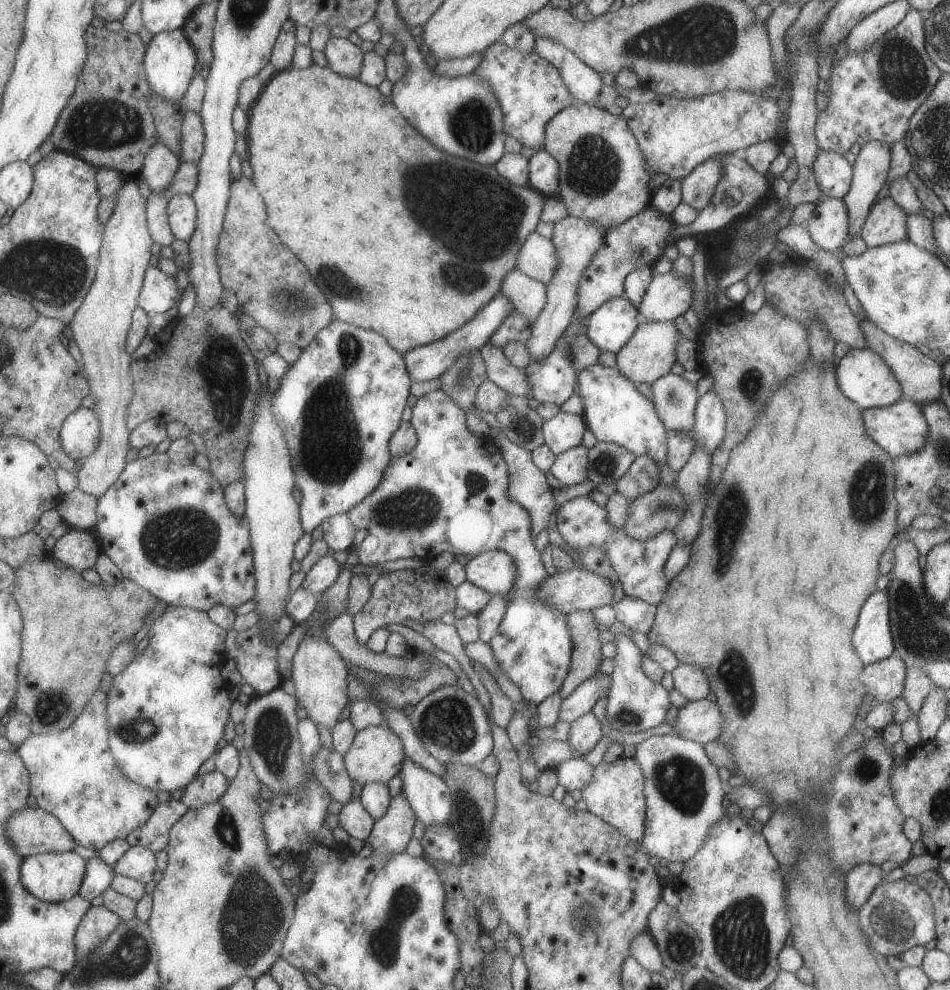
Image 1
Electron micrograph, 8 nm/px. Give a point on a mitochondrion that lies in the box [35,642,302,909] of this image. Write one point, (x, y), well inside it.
(271, 734)

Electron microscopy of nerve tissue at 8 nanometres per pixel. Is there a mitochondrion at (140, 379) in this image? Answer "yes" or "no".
no

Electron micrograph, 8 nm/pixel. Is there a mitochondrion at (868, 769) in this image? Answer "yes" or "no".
yes

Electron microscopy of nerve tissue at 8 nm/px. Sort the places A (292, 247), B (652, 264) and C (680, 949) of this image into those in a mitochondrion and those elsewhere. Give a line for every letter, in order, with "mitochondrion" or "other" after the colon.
A: other
B: other
C: mitochondrion

